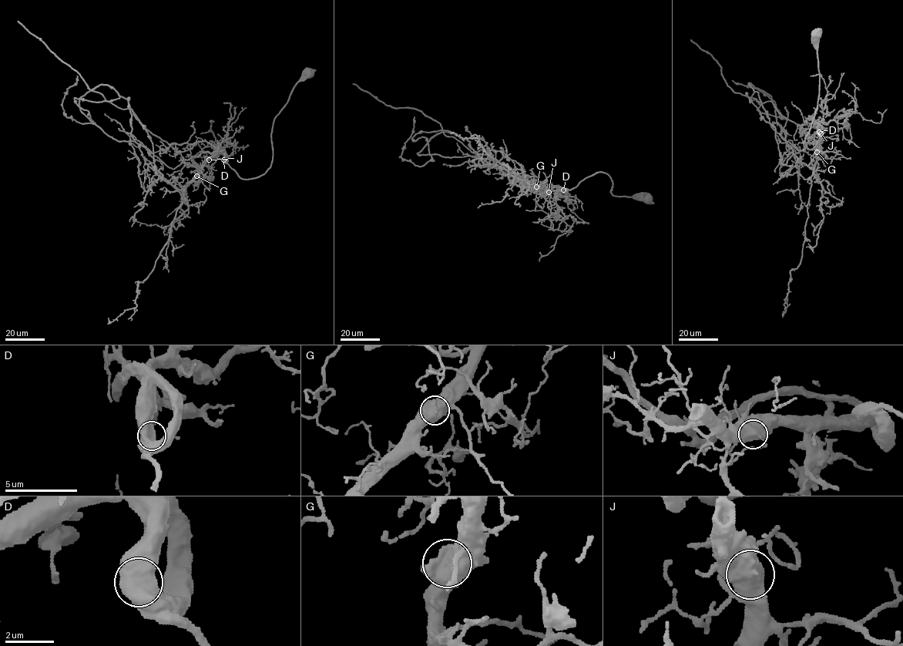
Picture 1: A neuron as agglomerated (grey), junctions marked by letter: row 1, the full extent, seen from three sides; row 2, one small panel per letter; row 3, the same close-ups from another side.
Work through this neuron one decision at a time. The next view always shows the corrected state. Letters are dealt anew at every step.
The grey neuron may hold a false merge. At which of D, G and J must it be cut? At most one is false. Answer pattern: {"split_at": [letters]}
{"split_at": []}

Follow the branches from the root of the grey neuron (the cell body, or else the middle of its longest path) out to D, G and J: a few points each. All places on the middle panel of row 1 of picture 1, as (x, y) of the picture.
D: (648, 201), (612, 195), (611, 191), (612, 181), (604, 173), (596, 173), (585, 178), (575, 187), (563, 190)
G: (648, 201), (612, 195), (612, 181), (604, 173), (586, 177), (569, 190), (545, 192), (536, 186)
J: (648, 201), (612, 195), (611, 178), (602, 173), (586, 177), (570, 189), (548, 192)

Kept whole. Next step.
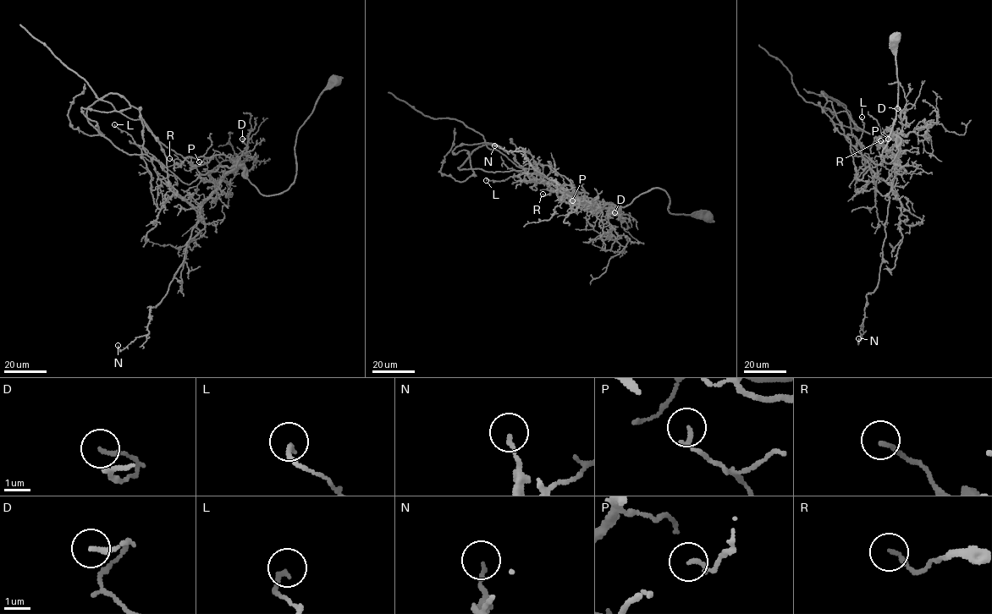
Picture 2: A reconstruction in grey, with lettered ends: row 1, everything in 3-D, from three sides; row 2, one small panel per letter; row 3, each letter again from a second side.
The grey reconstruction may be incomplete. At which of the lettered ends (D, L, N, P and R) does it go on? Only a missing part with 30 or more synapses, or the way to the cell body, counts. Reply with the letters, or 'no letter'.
no letter

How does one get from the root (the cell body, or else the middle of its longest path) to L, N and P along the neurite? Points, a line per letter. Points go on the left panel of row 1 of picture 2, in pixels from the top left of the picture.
L: (336, 79), (298, 131), (294, 183), (272, 195), (238, 167), (199, 205), (159, 209), (114, 124)
N: (336, 79), (298, 131), (294, 183), (264, 195), (242, 167), (228, 172), (151, 309), (149, 333), (118, 345)
P: (336, 79), (298, 131), (296, 176), (285, 190), (263, 195), (242, 167), (213, 183), (207, 161), (199, 161)

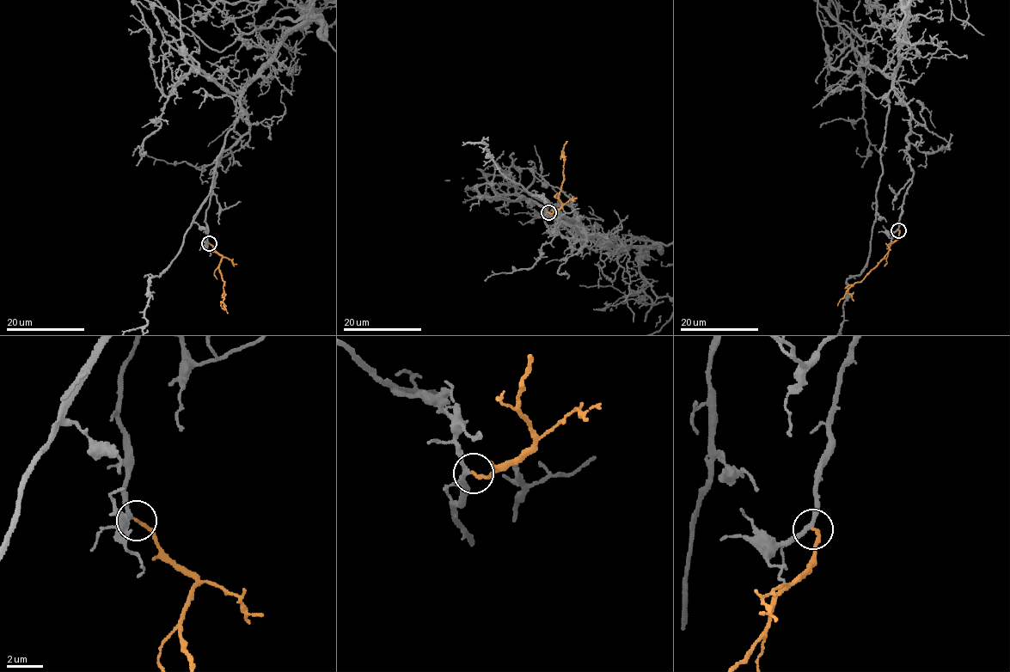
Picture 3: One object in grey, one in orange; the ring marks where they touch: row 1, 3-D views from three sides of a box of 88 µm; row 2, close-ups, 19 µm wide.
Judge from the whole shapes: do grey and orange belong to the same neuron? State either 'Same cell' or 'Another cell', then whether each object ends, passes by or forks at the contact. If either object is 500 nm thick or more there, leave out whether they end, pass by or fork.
Same cell. At the ring grey passes by. At the ring orange ends

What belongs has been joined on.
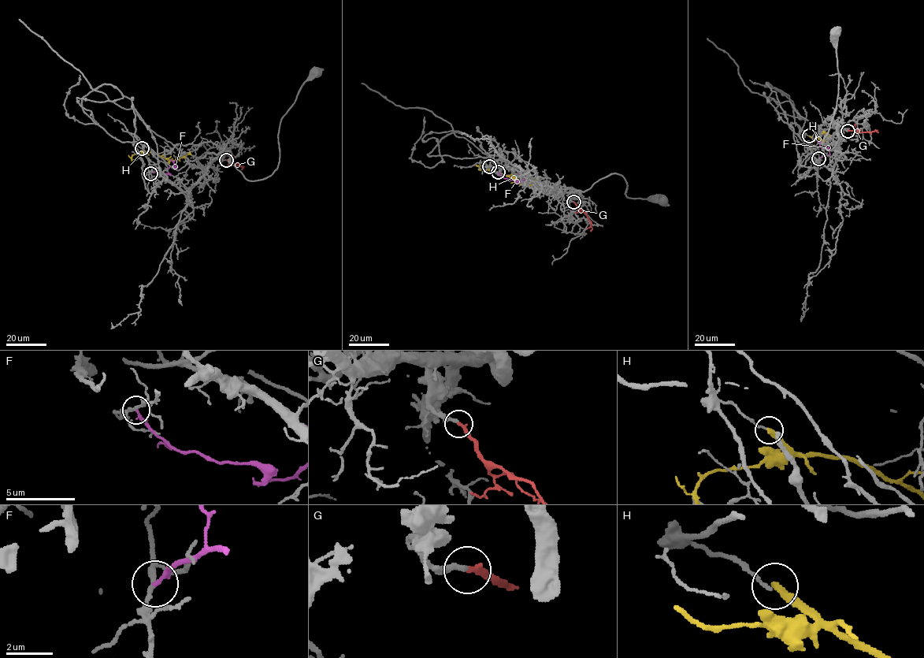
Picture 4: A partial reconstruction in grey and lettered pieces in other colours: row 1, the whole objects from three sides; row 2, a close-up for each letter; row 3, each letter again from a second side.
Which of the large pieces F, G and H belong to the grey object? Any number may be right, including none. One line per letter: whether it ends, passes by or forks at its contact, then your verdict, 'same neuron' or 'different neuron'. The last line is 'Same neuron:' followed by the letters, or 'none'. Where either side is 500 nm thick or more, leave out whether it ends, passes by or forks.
F: it ends | different neuron
G: it ends | same neuron
H: it ends | different neuron
Same neuron: G

